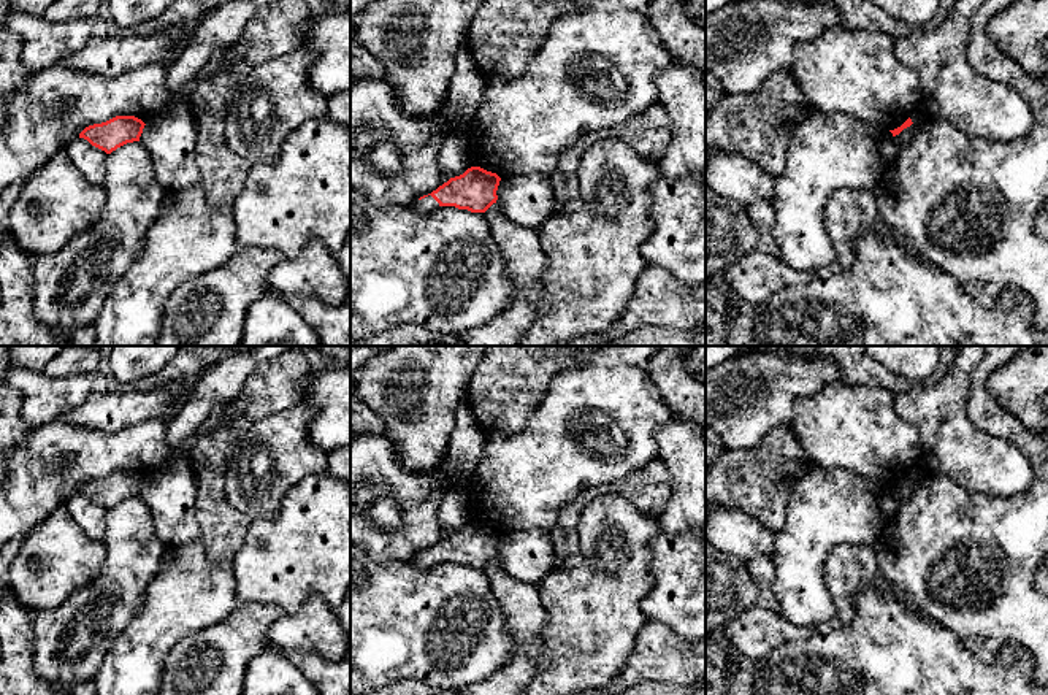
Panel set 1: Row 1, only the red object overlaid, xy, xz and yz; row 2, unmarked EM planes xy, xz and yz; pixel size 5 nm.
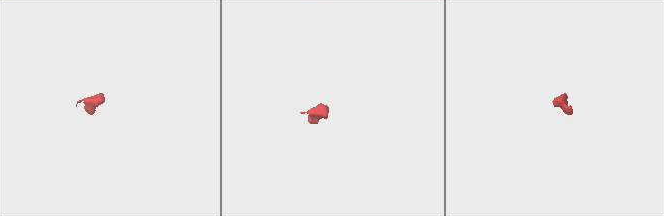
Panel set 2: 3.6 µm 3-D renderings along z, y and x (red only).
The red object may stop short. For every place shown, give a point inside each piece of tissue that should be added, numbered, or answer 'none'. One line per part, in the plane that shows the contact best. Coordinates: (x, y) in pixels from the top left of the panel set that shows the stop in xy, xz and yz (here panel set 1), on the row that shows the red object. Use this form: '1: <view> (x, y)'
1: xz (428, 203)

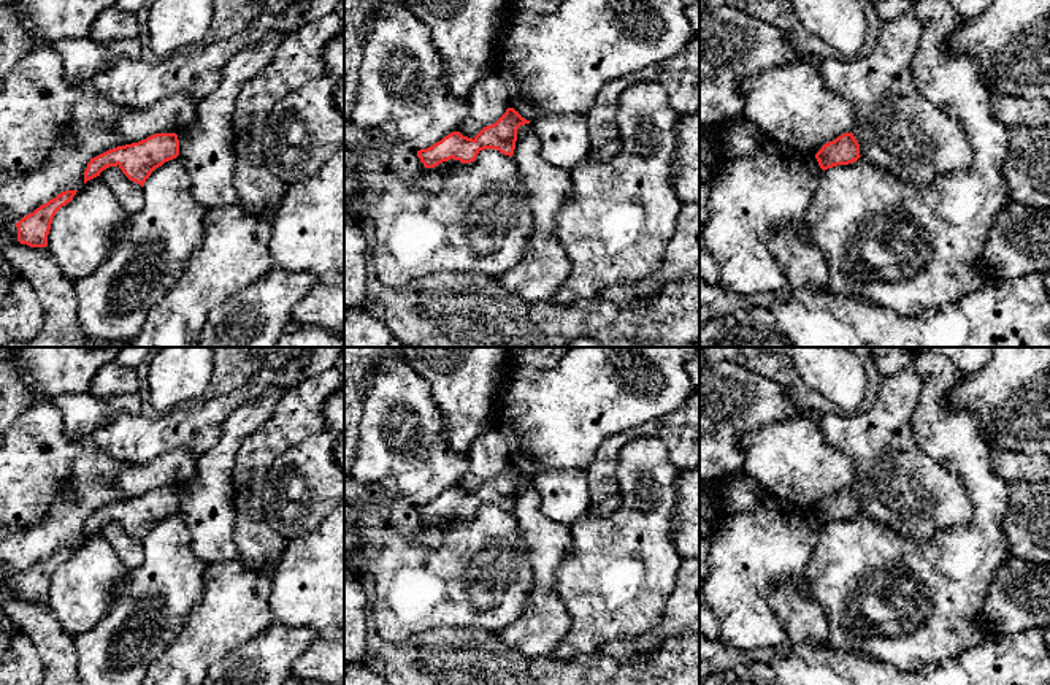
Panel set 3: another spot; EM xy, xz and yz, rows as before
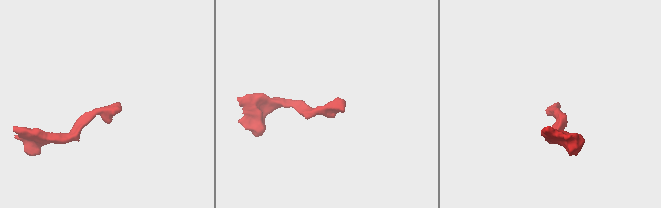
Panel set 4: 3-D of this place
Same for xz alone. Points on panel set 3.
none

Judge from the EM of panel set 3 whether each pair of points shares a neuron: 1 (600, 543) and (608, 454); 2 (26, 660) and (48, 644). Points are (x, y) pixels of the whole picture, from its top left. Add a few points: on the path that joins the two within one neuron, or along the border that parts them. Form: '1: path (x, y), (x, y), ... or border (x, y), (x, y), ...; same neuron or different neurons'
1: border (619, 506), (605, 516), (590, 514); different neurons
2: border (16, 627), (29, 638), (43, 668); different neurons

